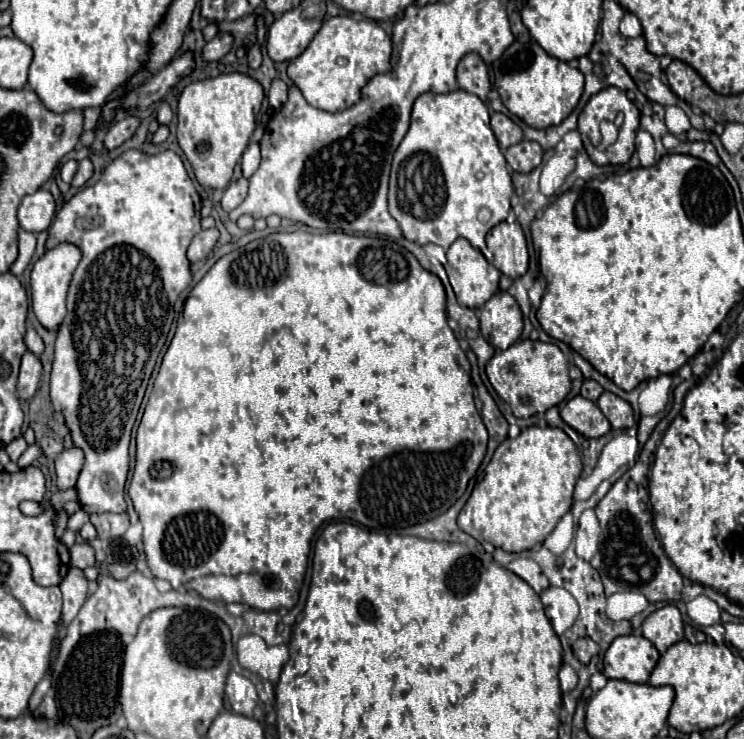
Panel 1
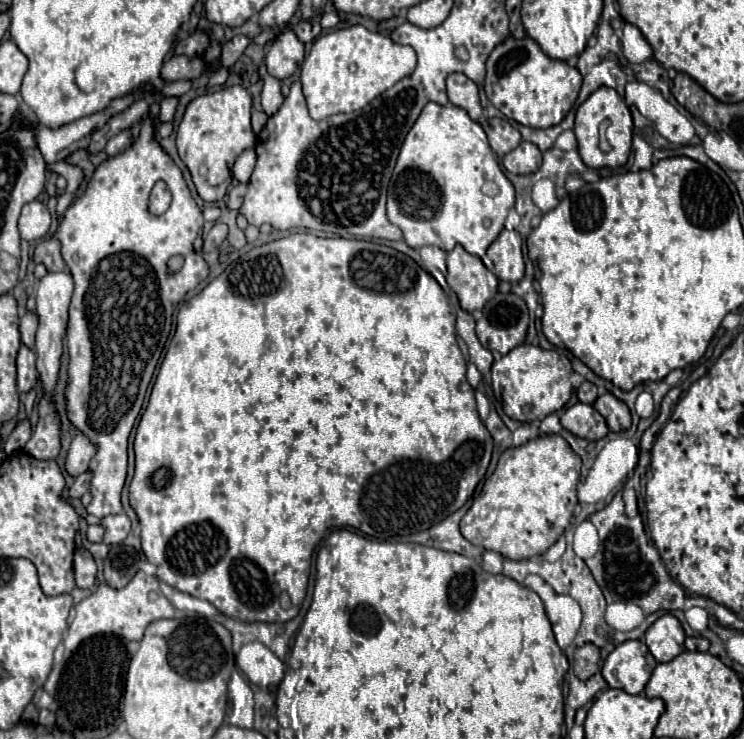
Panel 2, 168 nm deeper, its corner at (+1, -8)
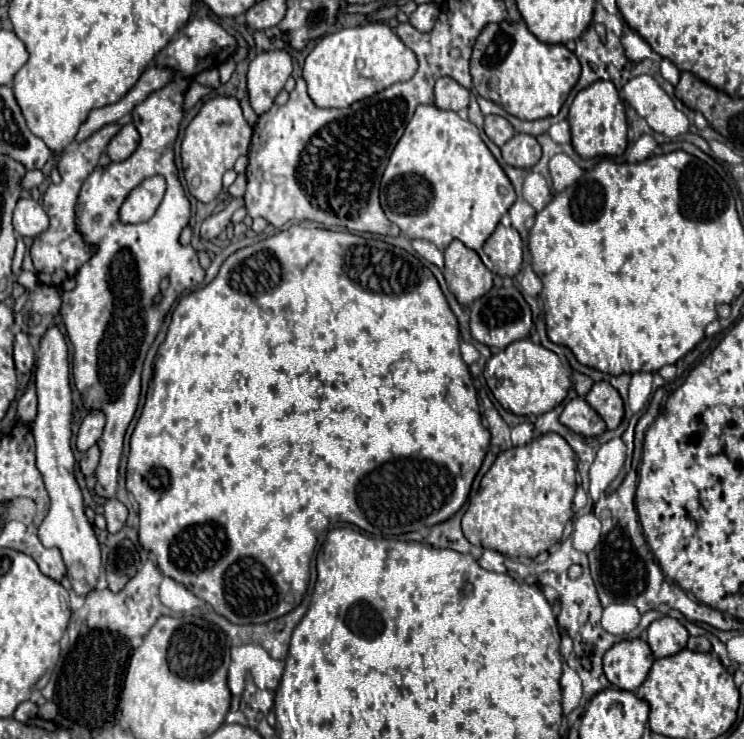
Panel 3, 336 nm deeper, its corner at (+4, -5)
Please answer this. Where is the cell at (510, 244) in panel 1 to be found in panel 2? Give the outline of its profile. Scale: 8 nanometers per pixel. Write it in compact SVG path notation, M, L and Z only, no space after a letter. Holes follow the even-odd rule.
M503 229L482 260L487 269L495 273L501 281L519 283L525 273L521 235L517 231Z

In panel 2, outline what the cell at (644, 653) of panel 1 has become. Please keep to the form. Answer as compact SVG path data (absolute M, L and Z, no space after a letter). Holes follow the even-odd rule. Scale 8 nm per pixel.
M625 641L625 643L621 643L619 647L615 647L609 653L609 657L603 663L601 673L603 673L603 677L605 677L609 687L623 689L623 691L627 691L631 695L639 695L639 693L643 693L643 689L645 689L645 685L647 685L647 681L649 681L649 677L651 677L651 673L655 669L655 665L657 665L657 661L649 653L649 649L647 649L647 645L643 641Z

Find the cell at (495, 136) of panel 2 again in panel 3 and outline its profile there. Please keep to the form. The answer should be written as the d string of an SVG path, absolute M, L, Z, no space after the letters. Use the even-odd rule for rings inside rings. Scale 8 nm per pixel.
M486 116L484 132L496 146L504 146L514 136L512 124L502 116Z

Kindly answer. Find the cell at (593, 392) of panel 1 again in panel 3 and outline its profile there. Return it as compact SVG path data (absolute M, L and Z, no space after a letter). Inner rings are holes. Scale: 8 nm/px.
M574 372L574 374L572 374L572 384L574 384L574 388L576 388L578 396L586 396L594 382L592 382L592 378L590 378L590 376L580 374L580 372Z

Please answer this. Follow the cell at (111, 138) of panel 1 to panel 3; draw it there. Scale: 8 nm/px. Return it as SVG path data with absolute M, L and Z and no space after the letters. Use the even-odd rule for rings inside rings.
M126 124L120 128L120 132L110 140L108 144L108 156L112 162L122 162L126 160L138 146L140 134L134 124Z

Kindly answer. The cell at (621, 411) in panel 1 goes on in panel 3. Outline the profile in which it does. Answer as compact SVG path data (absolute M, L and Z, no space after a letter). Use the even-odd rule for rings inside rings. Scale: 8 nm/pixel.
M606 380L596 382L584 400L602 416L608 430L614 430L622 422L624 404L620 394L610 386L610 382Z

